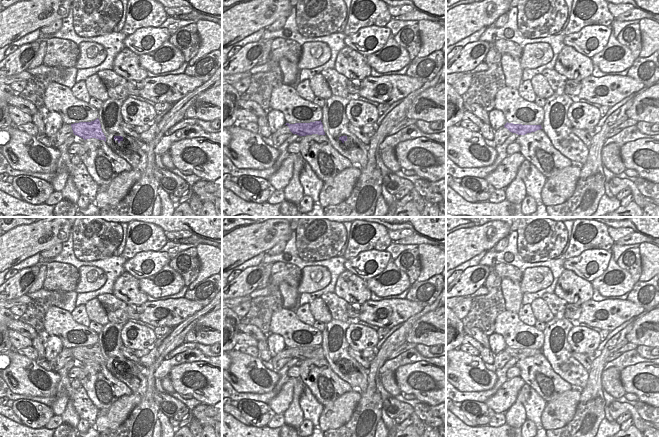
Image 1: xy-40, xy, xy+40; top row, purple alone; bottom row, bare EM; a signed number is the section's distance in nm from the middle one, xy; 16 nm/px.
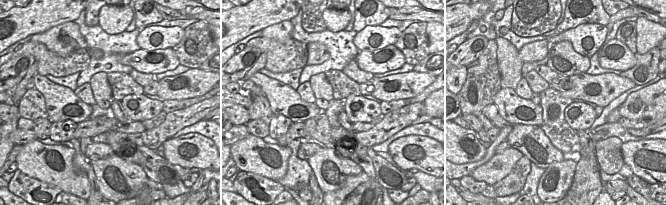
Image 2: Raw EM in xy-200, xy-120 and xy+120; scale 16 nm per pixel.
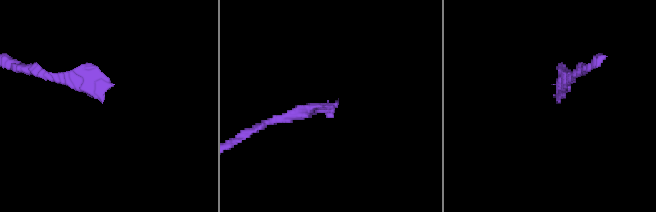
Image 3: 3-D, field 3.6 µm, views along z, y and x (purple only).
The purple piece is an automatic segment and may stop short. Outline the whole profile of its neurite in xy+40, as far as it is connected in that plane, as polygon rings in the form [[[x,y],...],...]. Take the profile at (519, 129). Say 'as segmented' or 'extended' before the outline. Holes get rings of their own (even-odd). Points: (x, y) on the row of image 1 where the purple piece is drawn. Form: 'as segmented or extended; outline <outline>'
as segmented; outline [[[508,122],[504,125],[504,127],[507,128],[510,132],[516,133],[518,135],[525,135],[527,133],[542,129],[541,125],[522,125]]]

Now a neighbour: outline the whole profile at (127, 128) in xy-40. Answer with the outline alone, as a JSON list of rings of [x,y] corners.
[[[122,121],[121,127],[122,127],[123,131],[124,131],[126,134],[128,134],[128,135],[130,135],[132,138],[134,138],[134,139],[138,142],[138,144],[141,144],[142,147],[144,148],[144,143],[140,140],[140,134],[138,134],[138,133],[135,131],[135,129],[134,129],[134,127],[133,127],[132,125],[126,123],[125,121]]]

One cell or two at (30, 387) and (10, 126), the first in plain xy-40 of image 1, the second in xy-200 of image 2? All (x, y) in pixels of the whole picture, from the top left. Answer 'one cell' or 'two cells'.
two cells

